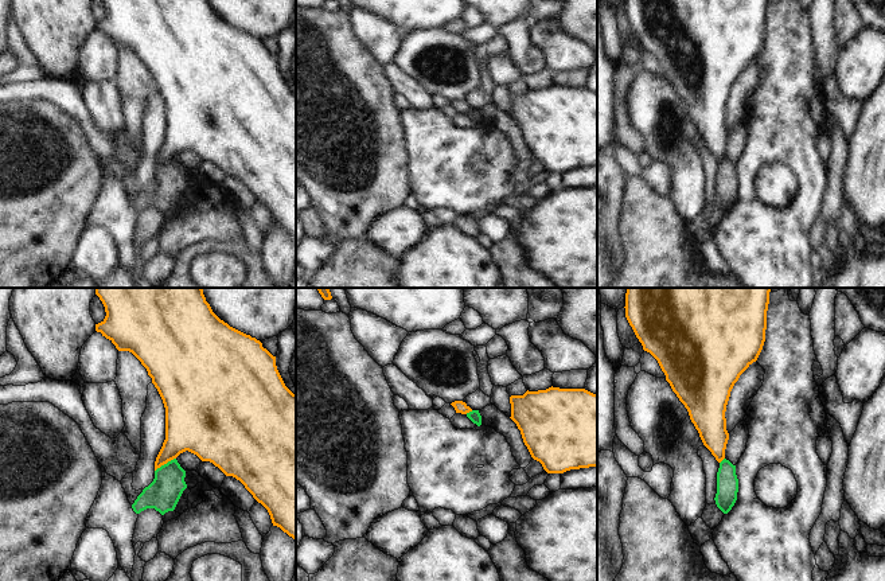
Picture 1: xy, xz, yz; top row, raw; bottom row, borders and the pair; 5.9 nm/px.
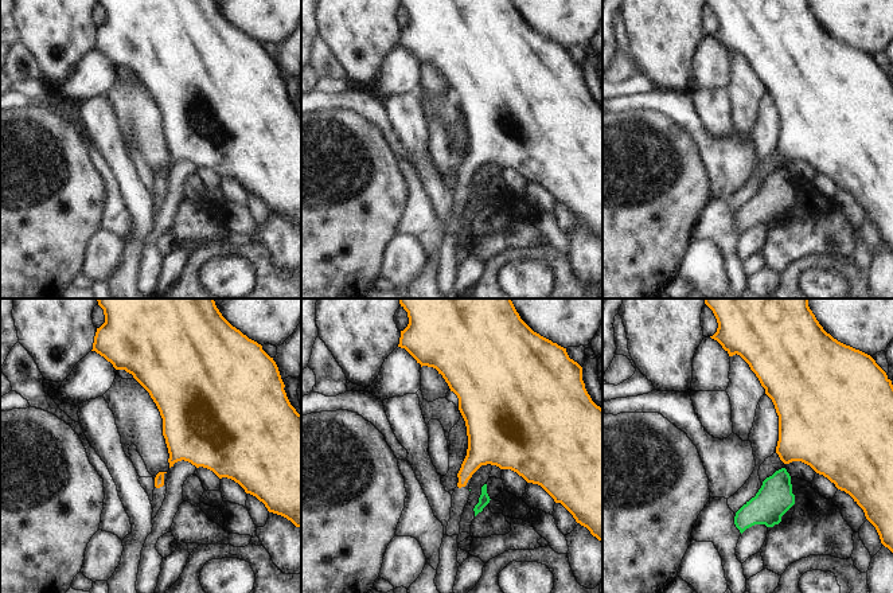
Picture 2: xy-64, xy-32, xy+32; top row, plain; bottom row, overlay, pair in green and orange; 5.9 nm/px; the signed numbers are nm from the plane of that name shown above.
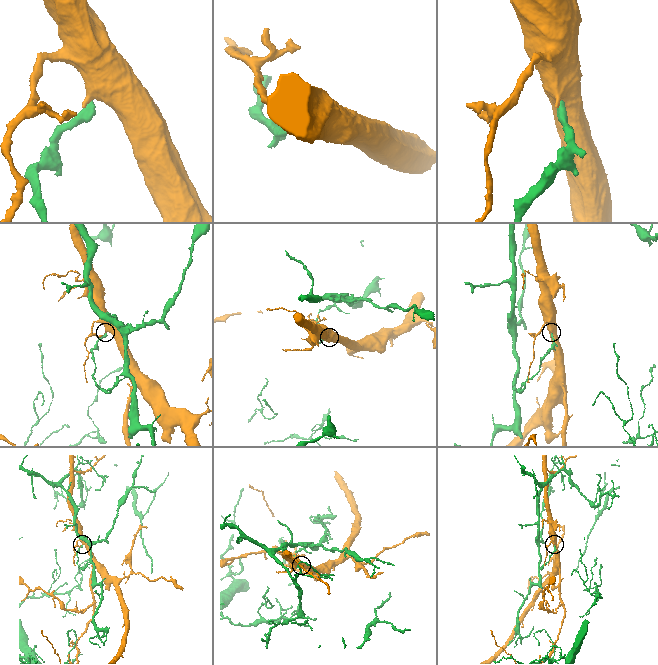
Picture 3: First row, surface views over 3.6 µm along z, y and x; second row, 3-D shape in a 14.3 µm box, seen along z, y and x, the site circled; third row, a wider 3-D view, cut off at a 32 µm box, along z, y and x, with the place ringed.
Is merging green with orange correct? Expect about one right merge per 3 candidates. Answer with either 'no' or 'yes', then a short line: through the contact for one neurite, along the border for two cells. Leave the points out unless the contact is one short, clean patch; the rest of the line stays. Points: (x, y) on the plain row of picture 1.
no; line xy (175, 156), (155, 170)

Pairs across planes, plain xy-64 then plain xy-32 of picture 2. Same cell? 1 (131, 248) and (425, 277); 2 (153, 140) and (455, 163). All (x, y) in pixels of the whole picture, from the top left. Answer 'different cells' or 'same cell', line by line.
1: same cell
2: different cells

